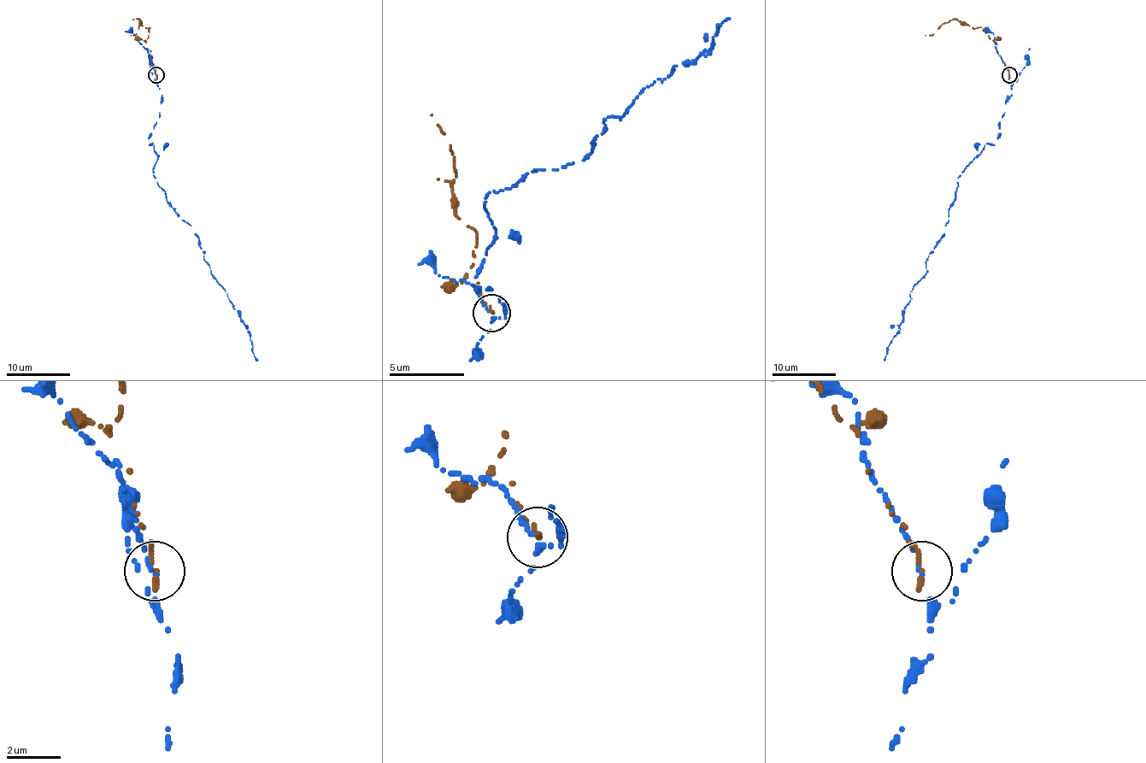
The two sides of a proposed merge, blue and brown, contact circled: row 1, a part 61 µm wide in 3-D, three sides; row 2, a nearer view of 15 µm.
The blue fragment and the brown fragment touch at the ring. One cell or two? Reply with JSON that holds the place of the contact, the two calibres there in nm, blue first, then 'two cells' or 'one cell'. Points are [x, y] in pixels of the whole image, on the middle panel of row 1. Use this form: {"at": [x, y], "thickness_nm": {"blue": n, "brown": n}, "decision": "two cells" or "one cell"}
{"at": [491, 313], "thickness_nm": {"blue": 100, "brown": 240}, "decision": "two cells"}

